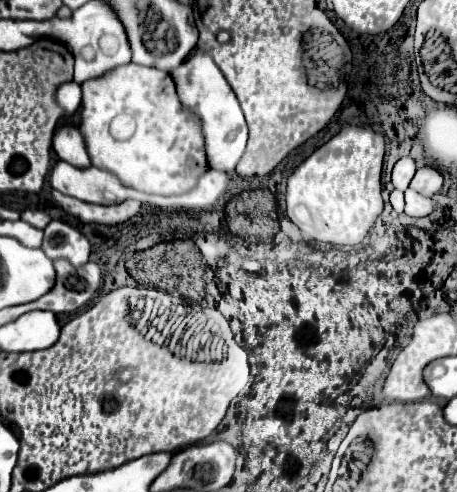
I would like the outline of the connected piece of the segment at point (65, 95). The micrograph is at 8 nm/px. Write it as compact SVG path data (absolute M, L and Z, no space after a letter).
M67 81L65 85L59 85L55 89L55 101L63 109L63 117L69 119L79 109L79 103L81 103L81 87L75 81Z

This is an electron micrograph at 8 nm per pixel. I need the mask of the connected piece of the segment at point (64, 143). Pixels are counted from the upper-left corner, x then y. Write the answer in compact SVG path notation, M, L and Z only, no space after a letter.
M69 125L59 127L55 131L55 137L53 137L53 149L59 155L59 159L71 163L73 167L85 169L91 165L89 155L85 151L83 137L81 137L77 127L69 127Z

